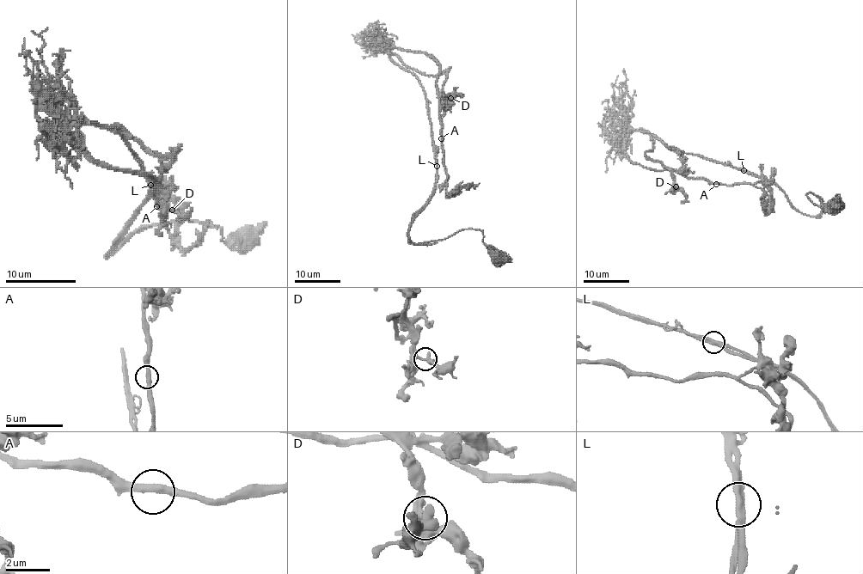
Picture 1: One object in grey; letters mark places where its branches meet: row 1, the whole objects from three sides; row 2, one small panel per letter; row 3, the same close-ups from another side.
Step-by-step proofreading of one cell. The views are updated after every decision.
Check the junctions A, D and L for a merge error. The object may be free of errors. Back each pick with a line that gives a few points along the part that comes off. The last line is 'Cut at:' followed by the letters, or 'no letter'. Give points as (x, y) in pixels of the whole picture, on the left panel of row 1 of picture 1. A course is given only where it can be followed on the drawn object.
L: Course of the part to remove: (149, 185), (116, 130), (77, 125), (93, 158), (153, 181), (174, 240), (186, 248), (206, 227), (217, 228)
Cut at: L

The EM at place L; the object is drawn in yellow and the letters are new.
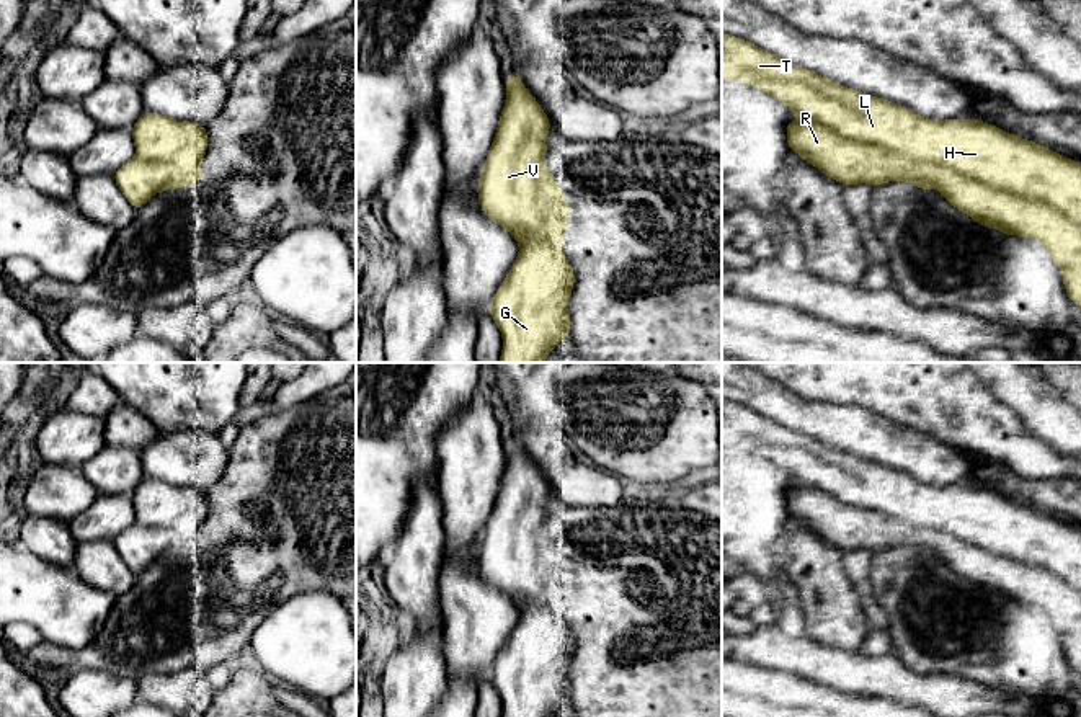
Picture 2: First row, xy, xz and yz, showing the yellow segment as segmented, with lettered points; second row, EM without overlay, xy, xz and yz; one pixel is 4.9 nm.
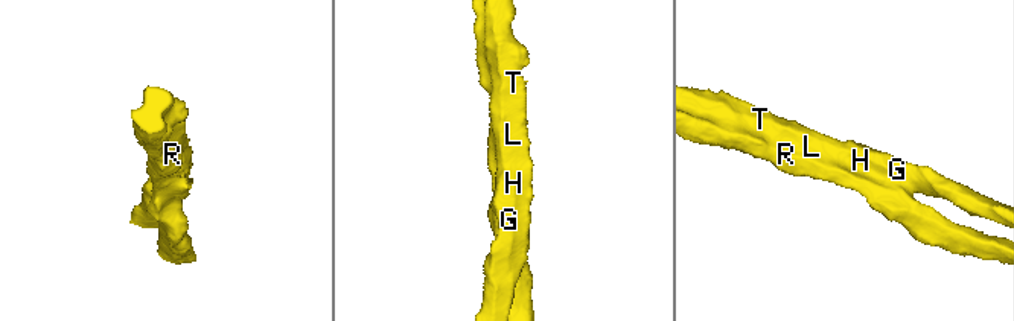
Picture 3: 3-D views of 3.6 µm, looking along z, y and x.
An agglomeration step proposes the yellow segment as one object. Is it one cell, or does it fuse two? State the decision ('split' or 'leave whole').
split

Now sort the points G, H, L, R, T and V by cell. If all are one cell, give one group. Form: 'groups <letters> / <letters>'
groups G H L T / R V

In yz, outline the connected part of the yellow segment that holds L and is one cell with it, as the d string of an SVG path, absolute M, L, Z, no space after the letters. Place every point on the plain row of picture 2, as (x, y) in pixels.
M722 399L722 448L743 448L748 451L754 451L758 457L764 457L772 464L787 470L792 480L800 485L823 490L844 505L882 513L893 523L898 536L910 536L918 531L924 531L928 534L926 542L931 547L932 534L936 531L944 534L952 534L968 544L973 544L993 554L1011 557L1030 567L1043 567L1048 572L1071 583L1076 590L1081 590L1081 529L1076 526L1066 524L1045 511L1009 500L985 487L980 487L980 485L937 487L937 485L919 482L914 477L898 469L892 469L879 462L865 461L859 456L852 456L849 452L843 452L836 448L826 446L825 443L821 443L813 436L797 433L748 408L743 403L735 403L725 399Z

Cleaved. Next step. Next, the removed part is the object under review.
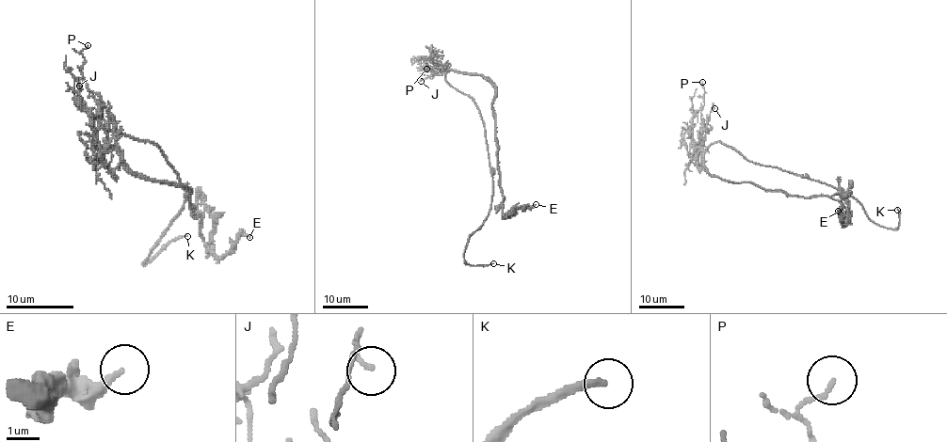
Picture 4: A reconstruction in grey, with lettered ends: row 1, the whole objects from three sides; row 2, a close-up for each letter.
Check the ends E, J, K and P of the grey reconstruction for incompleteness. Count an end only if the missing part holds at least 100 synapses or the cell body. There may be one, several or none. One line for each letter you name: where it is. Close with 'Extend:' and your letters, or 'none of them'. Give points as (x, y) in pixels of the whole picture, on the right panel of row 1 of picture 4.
K: (897, 210)
Extend: K

